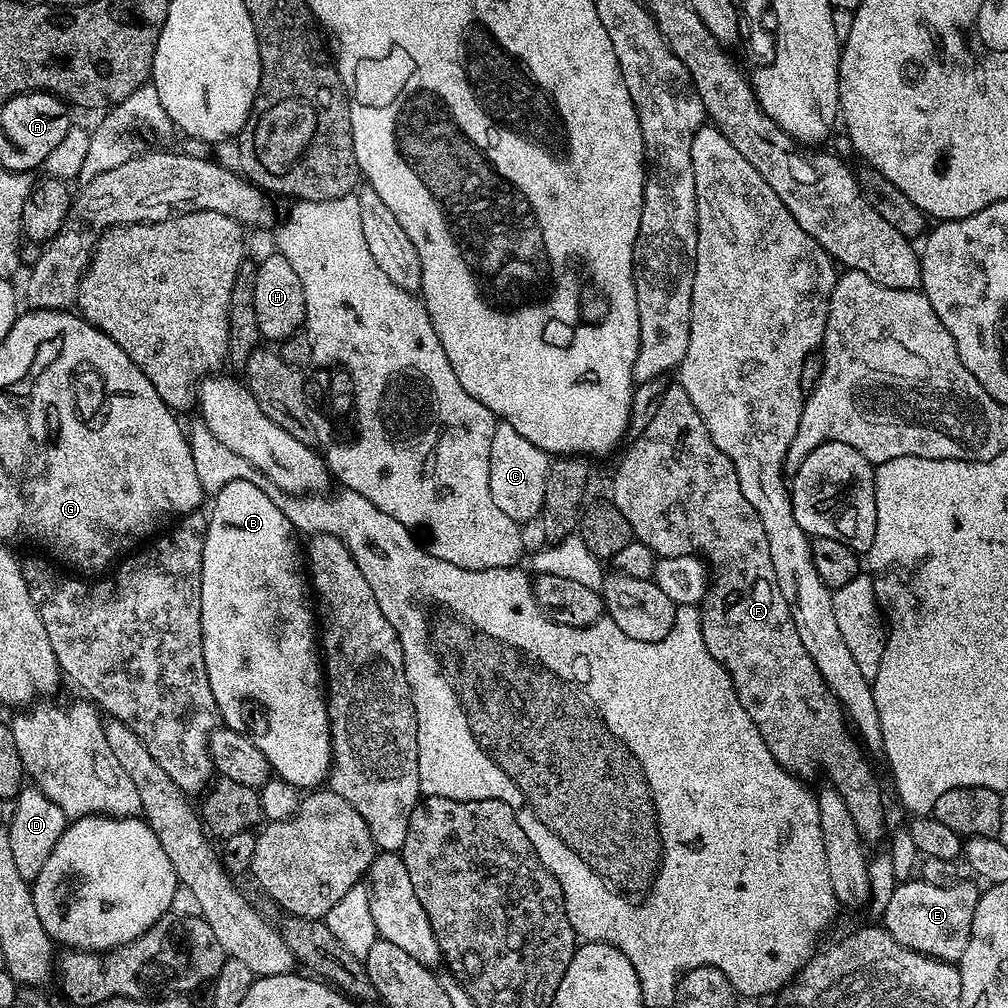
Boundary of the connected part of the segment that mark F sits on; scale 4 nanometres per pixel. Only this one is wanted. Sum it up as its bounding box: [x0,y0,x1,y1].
[610,386,884,842]

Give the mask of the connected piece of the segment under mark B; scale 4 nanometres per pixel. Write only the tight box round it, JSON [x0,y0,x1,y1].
[202,480,332,790]

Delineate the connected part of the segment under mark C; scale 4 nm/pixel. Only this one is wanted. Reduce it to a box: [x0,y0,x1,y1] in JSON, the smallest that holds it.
[490,423,549,522]

